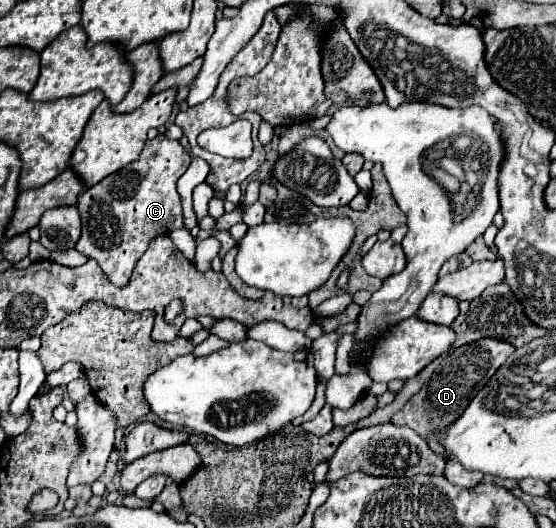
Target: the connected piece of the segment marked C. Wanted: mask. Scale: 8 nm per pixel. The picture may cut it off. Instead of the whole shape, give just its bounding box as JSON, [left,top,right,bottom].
[77,134,191,286]

